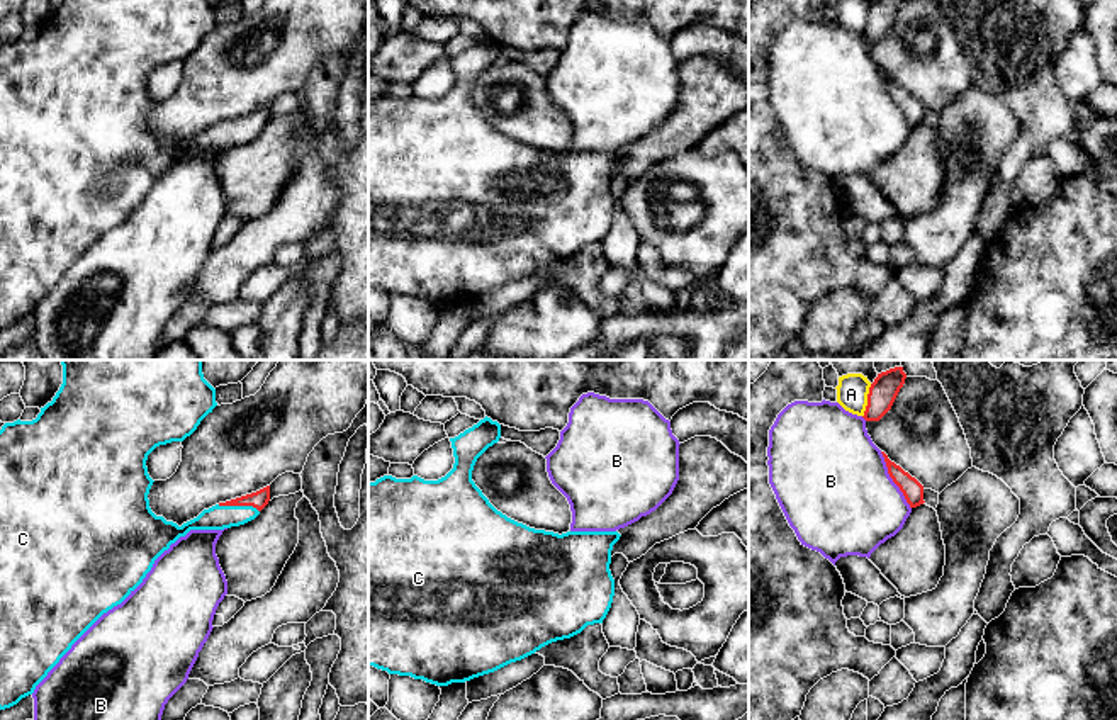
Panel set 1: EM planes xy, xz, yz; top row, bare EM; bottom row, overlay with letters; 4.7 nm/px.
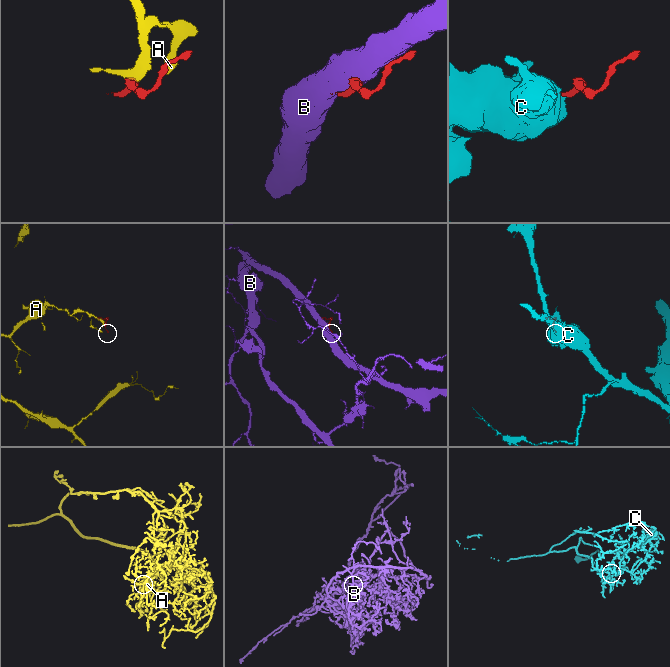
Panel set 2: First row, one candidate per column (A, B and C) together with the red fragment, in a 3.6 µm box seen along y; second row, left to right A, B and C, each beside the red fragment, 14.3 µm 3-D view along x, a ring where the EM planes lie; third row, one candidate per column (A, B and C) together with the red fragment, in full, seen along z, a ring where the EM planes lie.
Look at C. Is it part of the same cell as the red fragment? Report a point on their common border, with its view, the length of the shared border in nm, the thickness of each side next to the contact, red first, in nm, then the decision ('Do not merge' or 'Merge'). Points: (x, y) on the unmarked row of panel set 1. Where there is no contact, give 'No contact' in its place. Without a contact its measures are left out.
Touches red at xy (238, 124). Shared border 200 nm. Thickness 90 nm (red) against 110 nm. Merge

